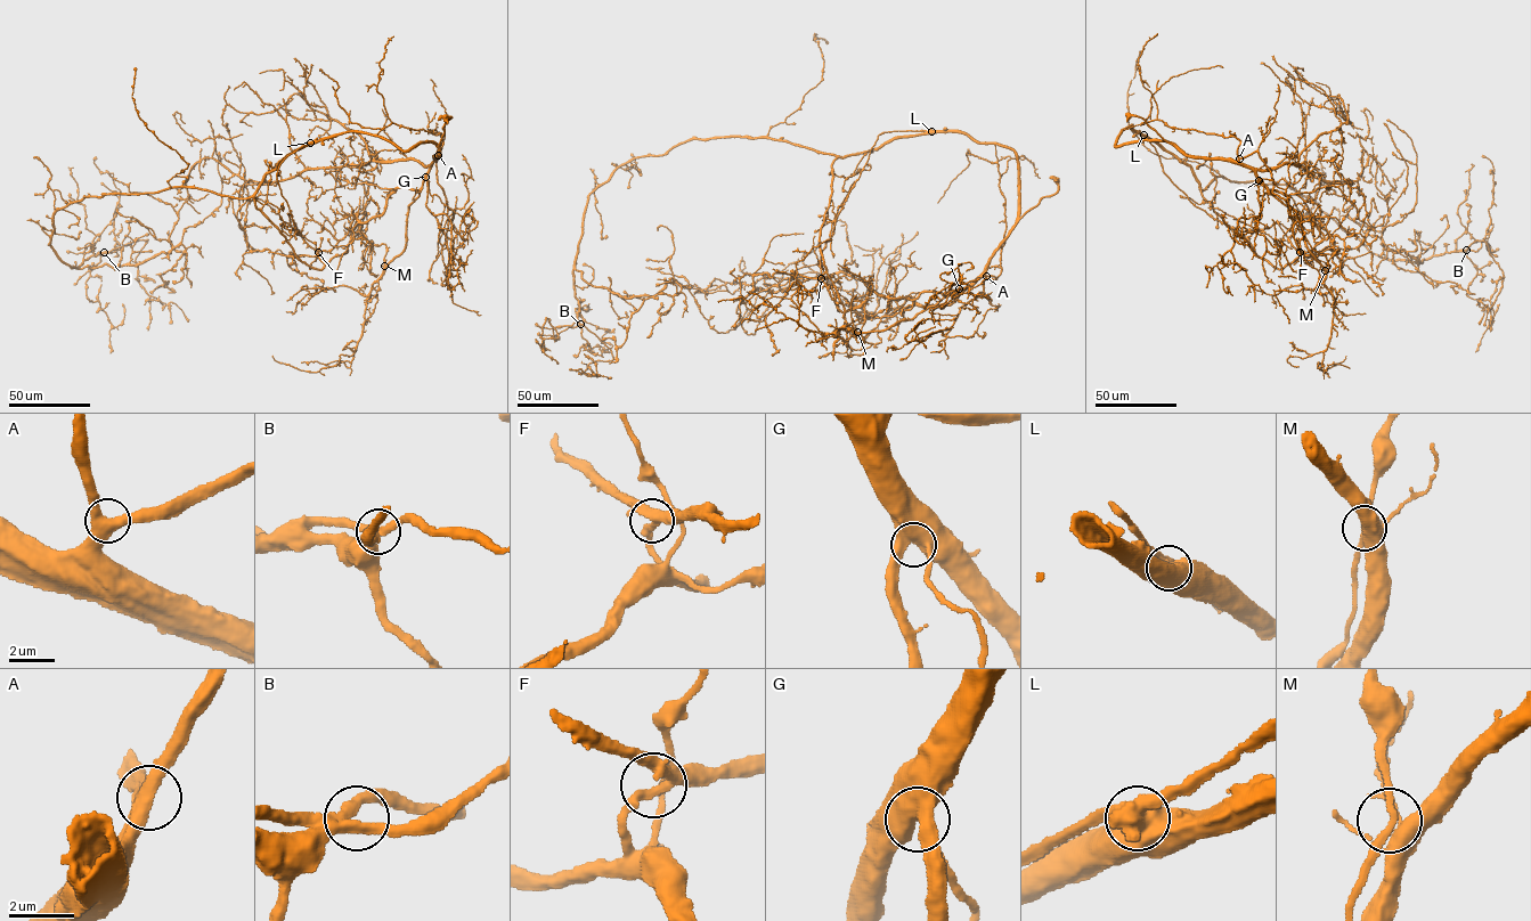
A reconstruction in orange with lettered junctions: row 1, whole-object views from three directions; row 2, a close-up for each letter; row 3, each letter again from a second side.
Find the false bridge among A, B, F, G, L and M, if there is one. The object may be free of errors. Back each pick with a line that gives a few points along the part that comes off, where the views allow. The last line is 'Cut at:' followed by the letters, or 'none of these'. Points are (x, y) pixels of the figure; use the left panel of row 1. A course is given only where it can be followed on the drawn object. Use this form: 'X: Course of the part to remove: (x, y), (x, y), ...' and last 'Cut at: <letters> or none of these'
L: Course of the part to remove: (310, 143), (288, 155), (276, 177), (300, 235)
Cut at: L

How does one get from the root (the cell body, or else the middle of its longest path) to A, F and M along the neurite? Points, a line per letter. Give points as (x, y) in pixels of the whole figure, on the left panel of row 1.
A: (396, 161), (418, 160), (430, 166), (438, 155)
F: (396, 161), (428, 166), (421, 188), (397, 187), (382, 214), (364, 222), (355, 214), (334, 247), (318, 252)
M: (396, 161), (418, 160), (428, 166), (429, 172), (408, 208), (404, 249), (384, 266)

